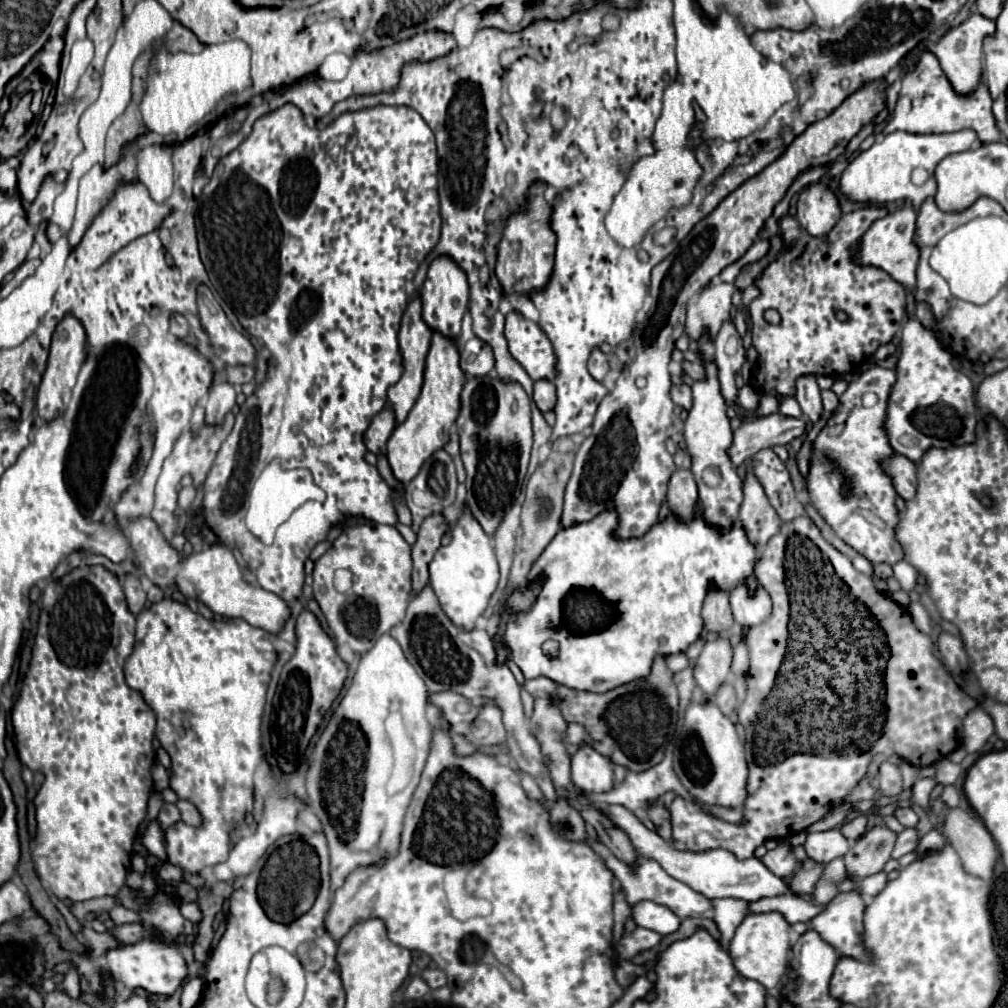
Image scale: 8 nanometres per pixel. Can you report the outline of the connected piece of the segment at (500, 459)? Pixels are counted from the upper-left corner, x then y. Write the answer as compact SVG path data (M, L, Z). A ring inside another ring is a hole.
M495 375L473 377L461 391L457 431L461 437L461 459L467 471L465 509L473 513L489 535L497 531L507 509L521 493L533 443L529 403L521 385L505 385Z

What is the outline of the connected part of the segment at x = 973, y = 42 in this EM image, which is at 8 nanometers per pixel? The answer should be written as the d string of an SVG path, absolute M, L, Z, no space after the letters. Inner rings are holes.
M973 13L965 23L961 23L959 27L951 29L947 35L943 35L933 47L931 51L937 55L939 65L943 69L943 73L947 75L953 91L957 95L971 95L979 83L981 83L981 61L983 61L983 41L985 37L991 37L995 33L995 21L981 17L979 13Z

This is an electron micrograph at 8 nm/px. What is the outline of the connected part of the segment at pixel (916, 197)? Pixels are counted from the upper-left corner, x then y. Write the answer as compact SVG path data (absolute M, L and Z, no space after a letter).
M963 129L957 133L941 133L941 135L911 135L905 131L895 131L885 137L879 137L867 151L861 151L851 165L841 175L841 191L853 201L867 203L889 203L907 199L915 207L919 207L927 197L935 195L937 183L933 181L935 167L941 159L951 153L961 153L971 149L977 135L971 129Z

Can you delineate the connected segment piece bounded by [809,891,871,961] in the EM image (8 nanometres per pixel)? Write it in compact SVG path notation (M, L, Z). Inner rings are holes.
M839 893L823 913L809 921L809 927L817 931L825 943L833 945L839 957L869 961L871 957L863 945L863 913L865 901L859 893Z

